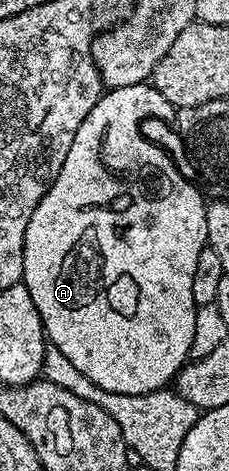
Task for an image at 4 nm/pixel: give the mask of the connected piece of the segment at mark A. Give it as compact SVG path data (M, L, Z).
M151 84L108 89L100 96L98 103L94 103L90 115L82 119L82 127L78 127L74 143L70 145L70 151L66 154L66 163L62 163L62 171L45 190L38 207L34 209L34 215L26 223L24 240L22 283L30 291L30 299L34 299L34 307L38 307L47 340L54 347L58 347L58 351L62 351L62 355L66 355L66 359L70 359L70 363L74 363L74 367L78 367L78 371L82 371L82 375L90 379L90 383L118 395L155 393L157 389L165 388L189 360L188 352L194 339L194 319L198 308L196 268L200 265L200 252L206 249L208 239L206 198L187 176L184 178L180 175L171 159L154 142L147 141L140 134L140 121L146 120L147 117L157 117L160 121L168 122L174 117L172 104Z

